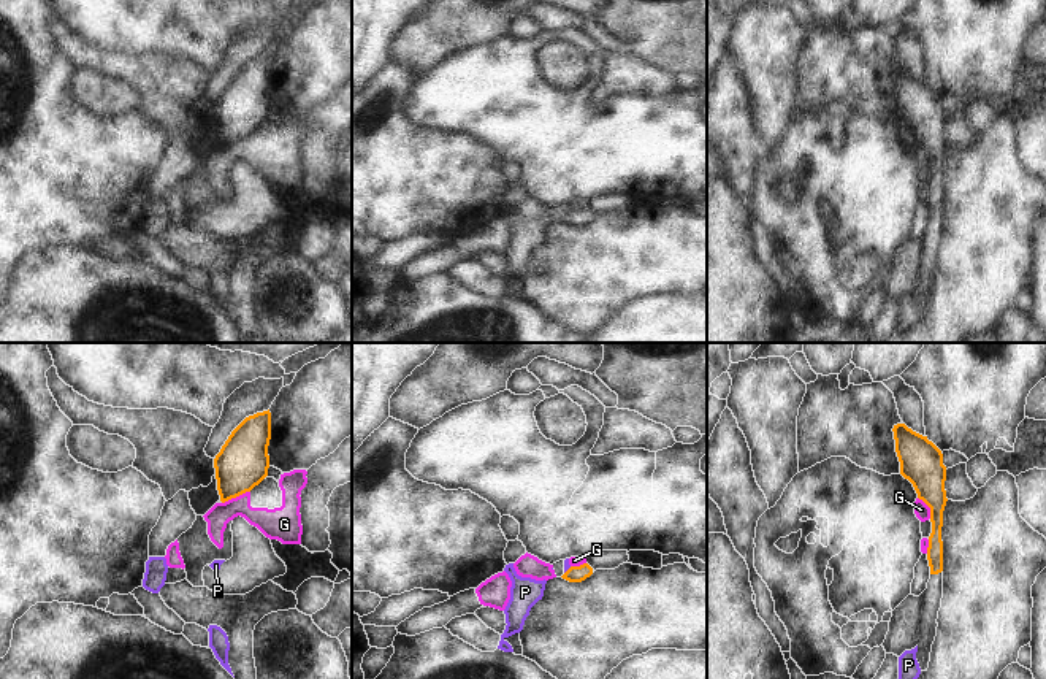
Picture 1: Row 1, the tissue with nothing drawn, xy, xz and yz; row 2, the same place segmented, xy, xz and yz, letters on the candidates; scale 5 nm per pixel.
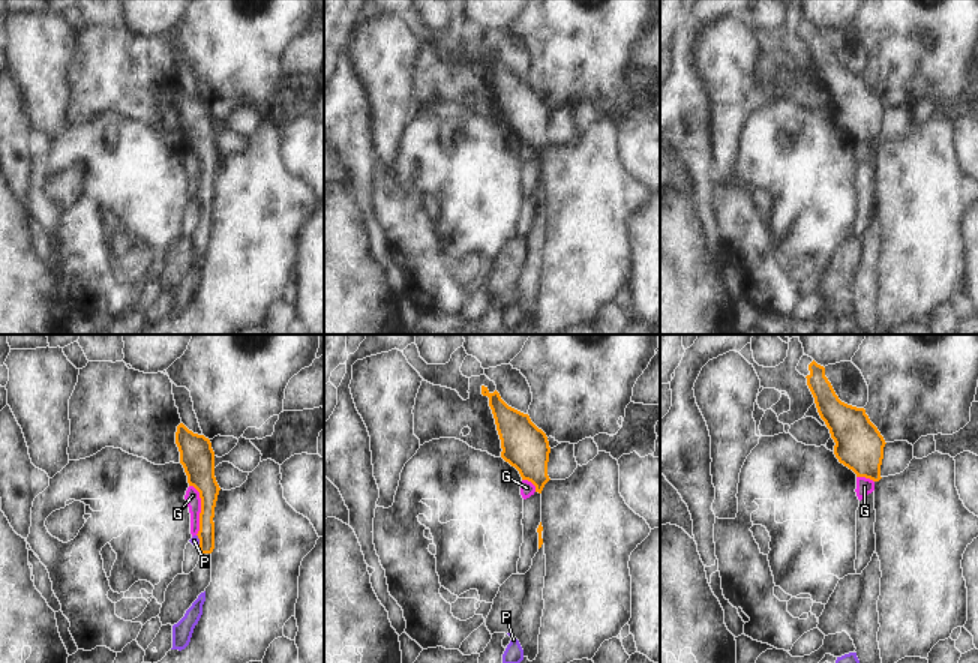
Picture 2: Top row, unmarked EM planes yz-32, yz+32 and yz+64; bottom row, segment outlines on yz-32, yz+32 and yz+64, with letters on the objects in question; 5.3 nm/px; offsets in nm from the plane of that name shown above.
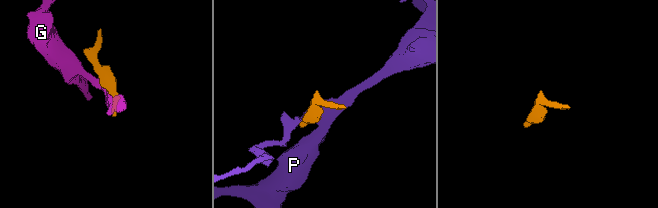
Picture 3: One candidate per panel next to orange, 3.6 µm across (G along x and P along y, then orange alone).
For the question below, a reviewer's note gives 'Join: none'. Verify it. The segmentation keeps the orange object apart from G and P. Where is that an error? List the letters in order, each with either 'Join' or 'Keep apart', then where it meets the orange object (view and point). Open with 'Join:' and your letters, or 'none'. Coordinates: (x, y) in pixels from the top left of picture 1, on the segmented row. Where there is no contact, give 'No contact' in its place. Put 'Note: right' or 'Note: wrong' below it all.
Join: none
G: Keep apart. Touches orange at xy (235, 497)
P: Keep apart. Touches orange at xz (568, 570).
Note: right

